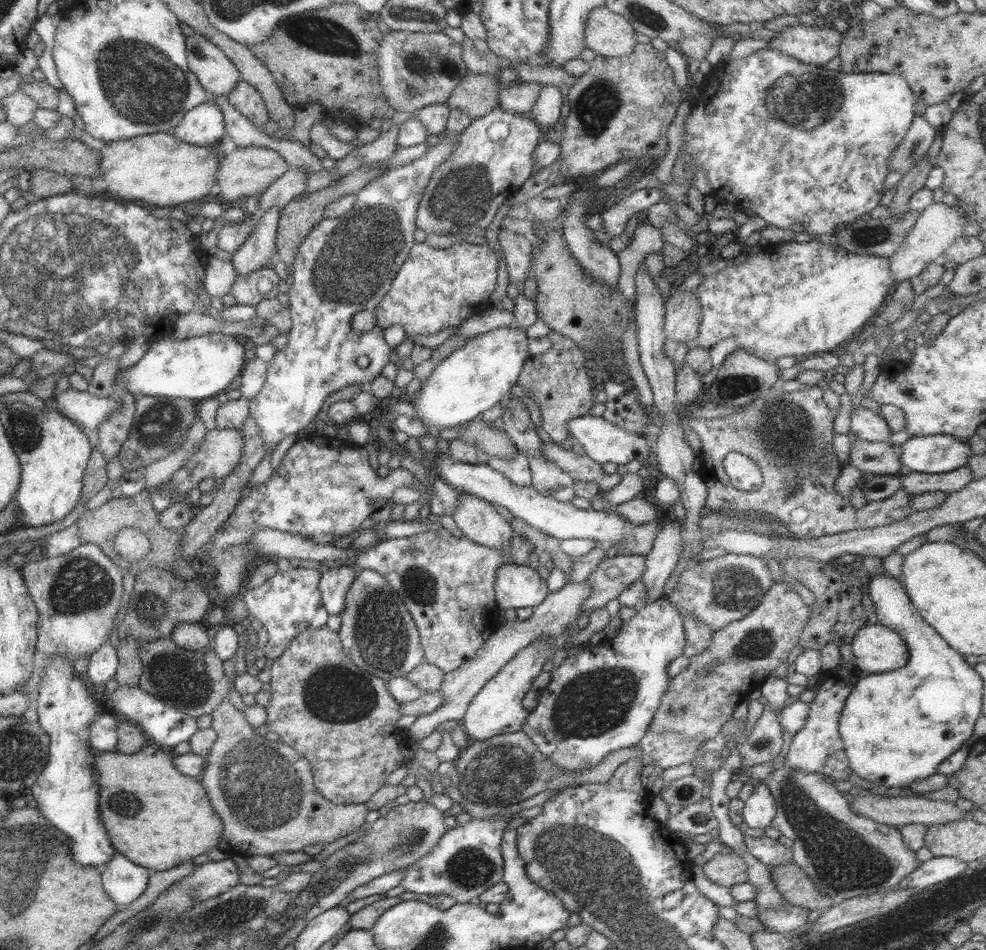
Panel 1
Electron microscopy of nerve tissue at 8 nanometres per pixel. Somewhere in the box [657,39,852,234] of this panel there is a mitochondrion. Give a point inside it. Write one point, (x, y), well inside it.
(786, 98)

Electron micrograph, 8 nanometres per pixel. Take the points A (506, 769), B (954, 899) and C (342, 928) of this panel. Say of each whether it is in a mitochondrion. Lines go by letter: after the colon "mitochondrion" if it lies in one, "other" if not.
A: mitochondrion
B: other
C: other

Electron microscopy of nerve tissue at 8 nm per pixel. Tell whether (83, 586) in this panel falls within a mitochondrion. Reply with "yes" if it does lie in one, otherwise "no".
yes

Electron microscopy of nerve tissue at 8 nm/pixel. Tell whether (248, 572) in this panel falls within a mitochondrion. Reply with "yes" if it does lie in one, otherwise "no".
no

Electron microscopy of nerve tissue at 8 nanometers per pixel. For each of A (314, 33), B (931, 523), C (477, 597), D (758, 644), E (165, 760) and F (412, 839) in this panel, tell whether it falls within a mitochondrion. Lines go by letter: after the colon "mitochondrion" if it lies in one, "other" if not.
A: mitochondrion
B: other
C: other
D: mitochondrion
E: other
F: mitochondrion

